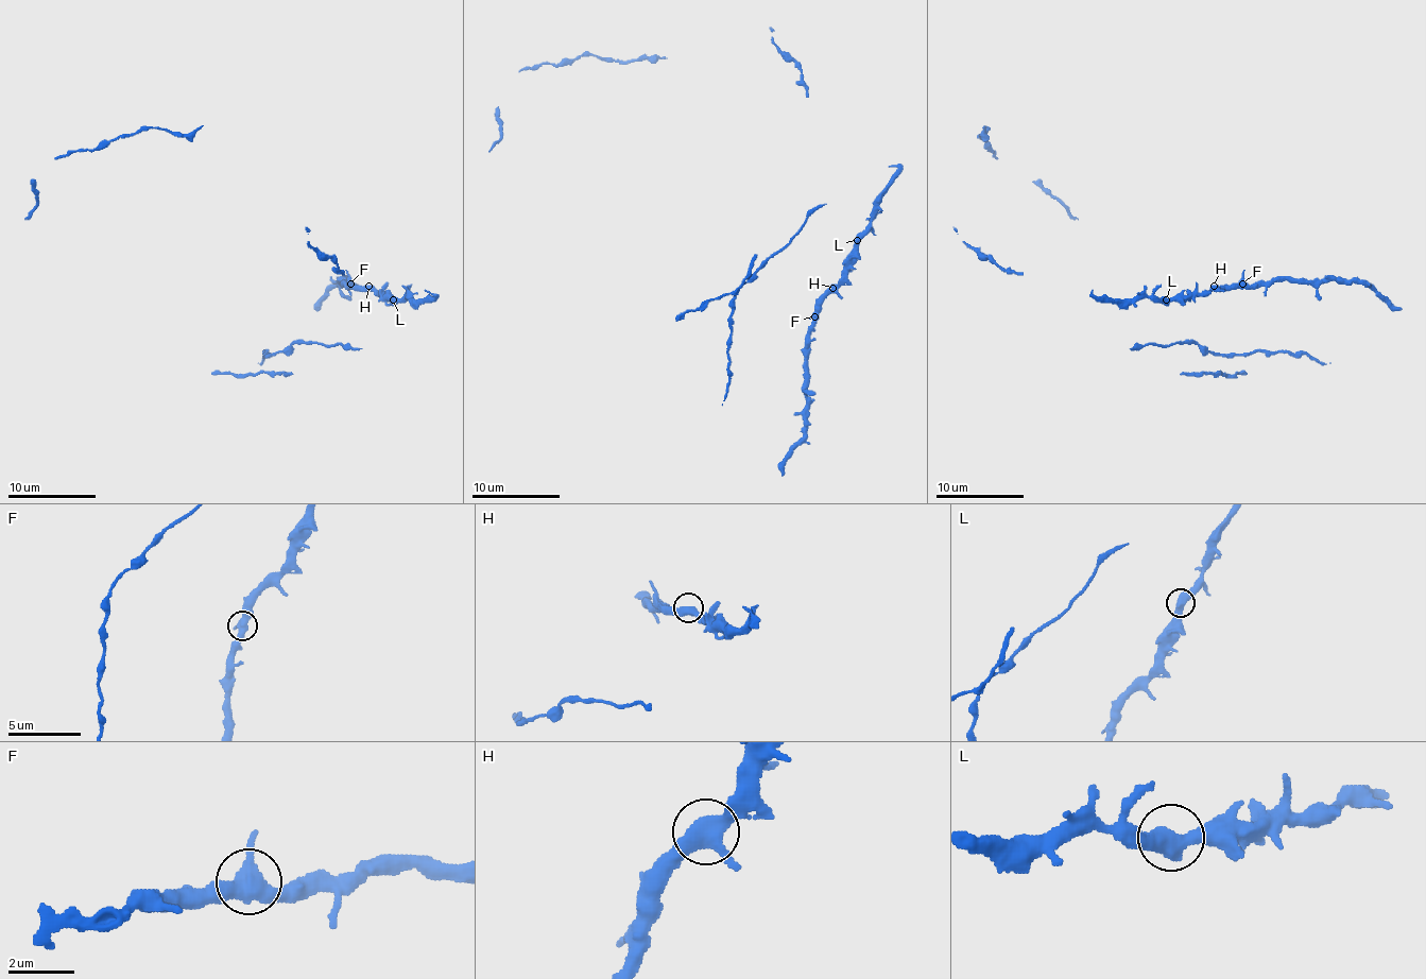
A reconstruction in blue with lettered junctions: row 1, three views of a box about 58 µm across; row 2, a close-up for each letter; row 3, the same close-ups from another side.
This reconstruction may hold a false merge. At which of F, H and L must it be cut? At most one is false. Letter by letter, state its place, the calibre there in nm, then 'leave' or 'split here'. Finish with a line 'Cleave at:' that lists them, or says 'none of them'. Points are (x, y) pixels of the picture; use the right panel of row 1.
F: (1242, 284) | 440 nm | leave
H: (1214, 286) | 440 nm | leave
L: (1166, 299) | 500 nm | leave
Cleave at: none of them

